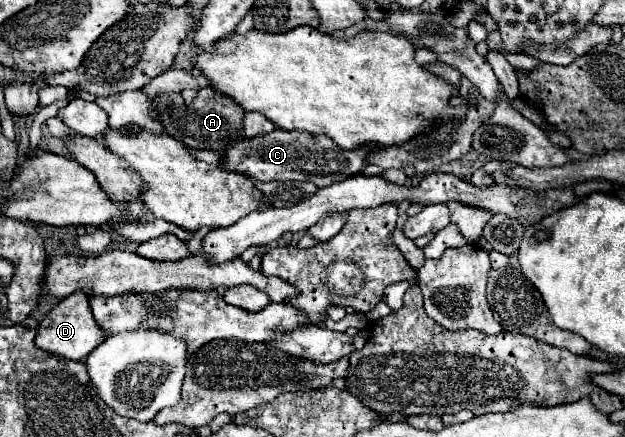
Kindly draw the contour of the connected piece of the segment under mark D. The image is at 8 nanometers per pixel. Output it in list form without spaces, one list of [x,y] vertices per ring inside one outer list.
[[[74,294],[68,296],[64,300],[60,300],[42,320],[38,326],[38,334],[36,334],[36,346],[52,352],[56,356],[68,358],[68,360],[78,360],[84,362],[86,356],[104,342],[104,332],[102,328],[98,328],[92,312],[90,312],[90,304],[88,304],[88,296],[86,294]]]

